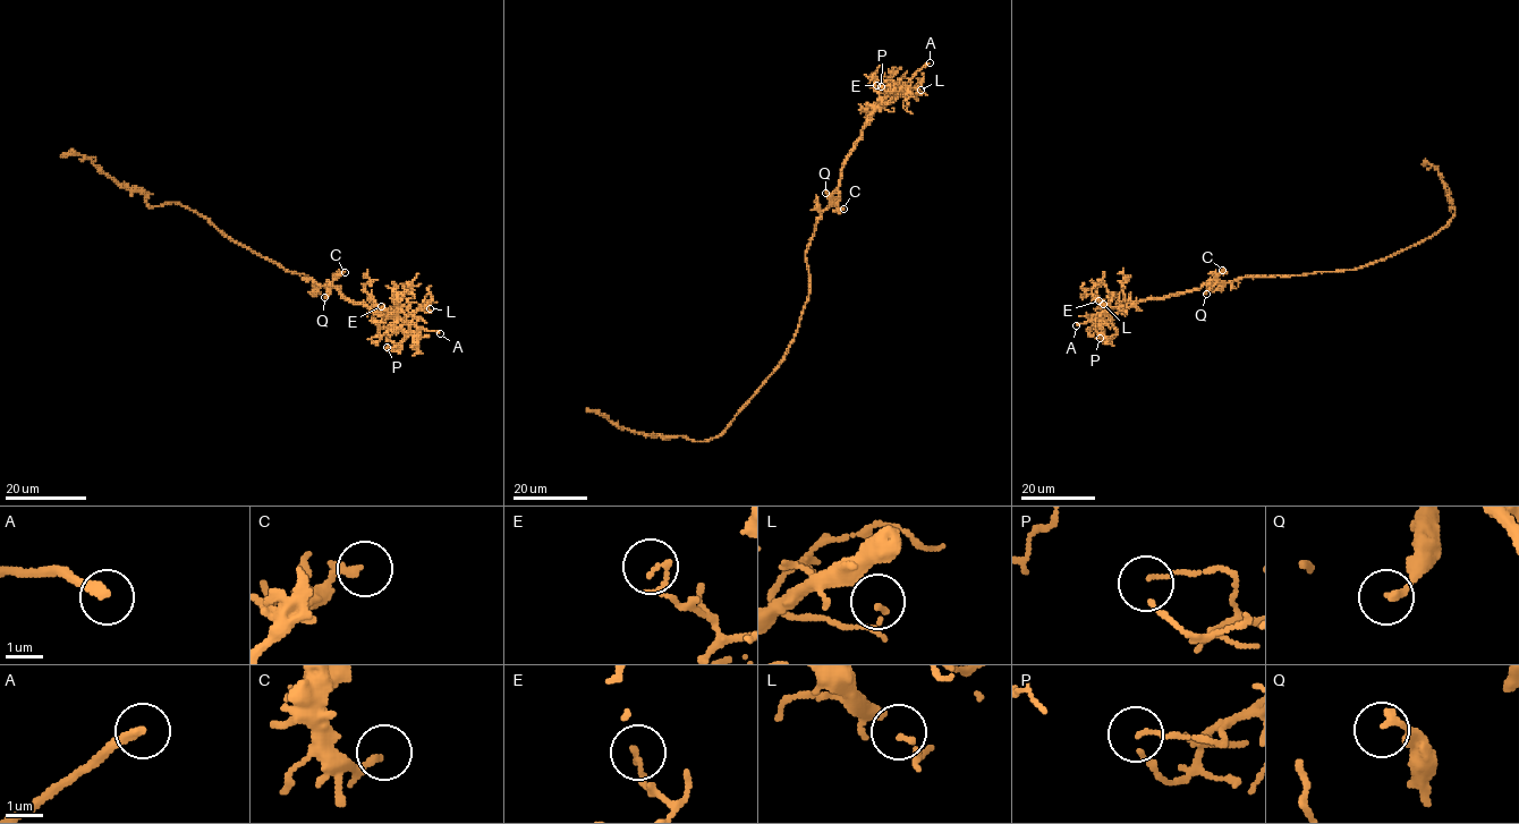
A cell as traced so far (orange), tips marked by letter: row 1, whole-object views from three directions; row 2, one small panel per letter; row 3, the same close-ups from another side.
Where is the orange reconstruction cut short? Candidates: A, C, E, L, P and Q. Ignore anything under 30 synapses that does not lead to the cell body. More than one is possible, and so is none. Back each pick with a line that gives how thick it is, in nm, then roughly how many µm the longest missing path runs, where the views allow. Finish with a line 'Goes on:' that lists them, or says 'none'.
A: Thickness 240 nm. Missing length about 50 µm
Goes on: A

